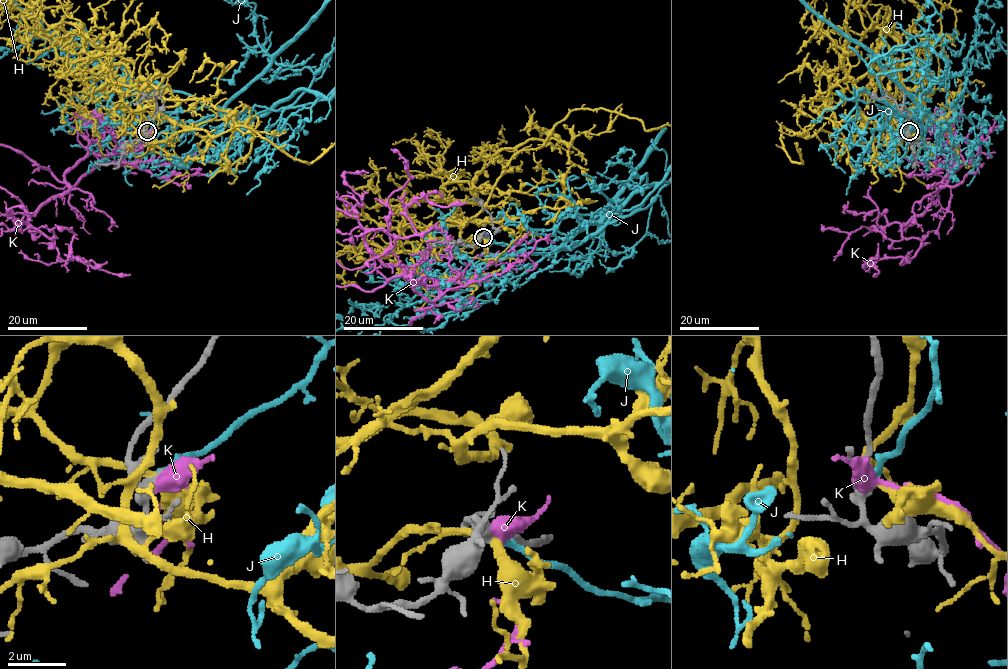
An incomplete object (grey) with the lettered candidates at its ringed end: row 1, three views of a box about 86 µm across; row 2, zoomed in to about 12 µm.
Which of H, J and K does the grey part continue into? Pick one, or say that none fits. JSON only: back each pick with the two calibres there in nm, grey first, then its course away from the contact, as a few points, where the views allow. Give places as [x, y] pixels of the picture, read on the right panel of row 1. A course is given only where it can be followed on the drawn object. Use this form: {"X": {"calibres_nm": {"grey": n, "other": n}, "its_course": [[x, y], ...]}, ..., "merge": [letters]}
{"J": {"calibres_nm": {"grey": 340, "other": 220}}, "merge": ["J"]}

